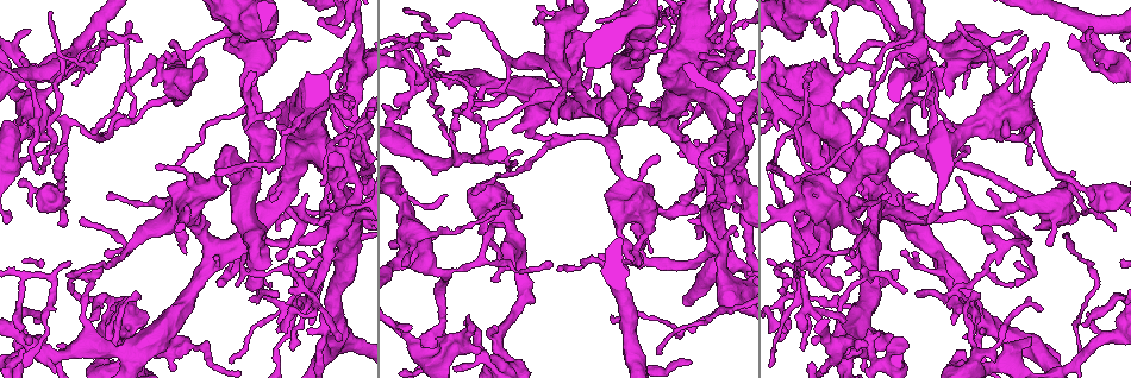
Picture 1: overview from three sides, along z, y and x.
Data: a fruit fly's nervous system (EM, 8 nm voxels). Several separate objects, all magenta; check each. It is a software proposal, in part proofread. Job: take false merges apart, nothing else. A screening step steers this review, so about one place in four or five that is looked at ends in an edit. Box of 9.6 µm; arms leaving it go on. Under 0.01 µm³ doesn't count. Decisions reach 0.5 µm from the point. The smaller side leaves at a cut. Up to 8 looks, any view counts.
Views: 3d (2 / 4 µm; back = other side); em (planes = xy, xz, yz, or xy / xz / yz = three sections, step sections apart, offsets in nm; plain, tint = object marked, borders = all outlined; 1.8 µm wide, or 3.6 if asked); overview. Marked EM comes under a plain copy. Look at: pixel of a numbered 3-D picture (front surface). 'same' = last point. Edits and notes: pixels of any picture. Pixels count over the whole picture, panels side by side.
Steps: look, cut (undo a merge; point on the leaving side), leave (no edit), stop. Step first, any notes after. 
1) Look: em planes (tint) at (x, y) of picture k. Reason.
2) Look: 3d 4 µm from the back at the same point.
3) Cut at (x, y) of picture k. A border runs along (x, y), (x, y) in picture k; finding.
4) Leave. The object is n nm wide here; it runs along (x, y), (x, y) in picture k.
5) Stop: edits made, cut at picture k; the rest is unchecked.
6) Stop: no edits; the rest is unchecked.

Look: 3d 2 µm at (907, 135) of picture 1. Four arms meet.

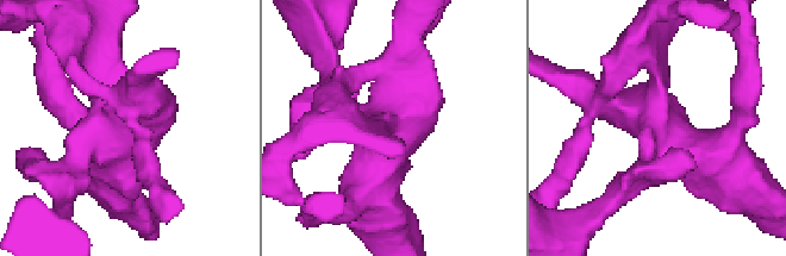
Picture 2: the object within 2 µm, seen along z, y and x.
Look: em planes (tint) at (651, 134) of picture 2.

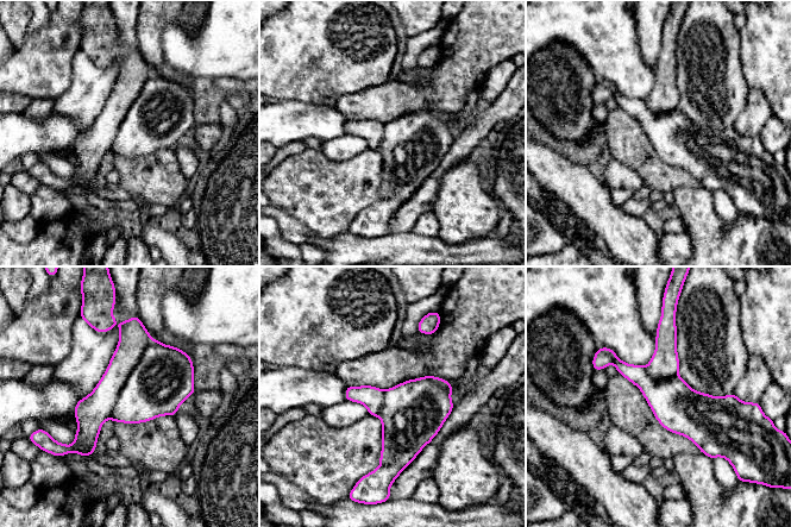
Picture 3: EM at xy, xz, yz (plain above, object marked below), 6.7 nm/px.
Cut at (163, 378) of picture 3. The object is 320 nm wide here; a border runs along (152, 339), (130, 374), (110, 418) in picture 3; a second neuron is stuck on.

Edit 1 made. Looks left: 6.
Look: 3d 2 µm at (971, 308) of picture 1.

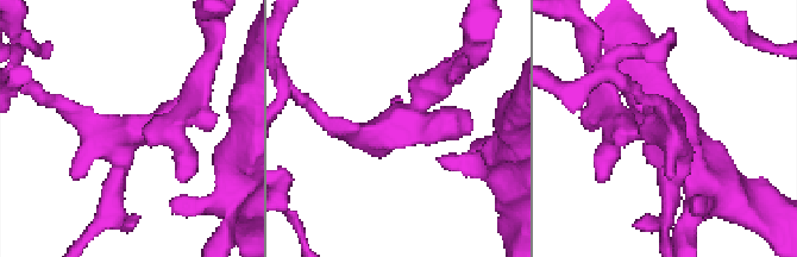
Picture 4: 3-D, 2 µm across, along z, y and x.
Look: em xz step 4 (tint) at (125, 132) of picture 4.

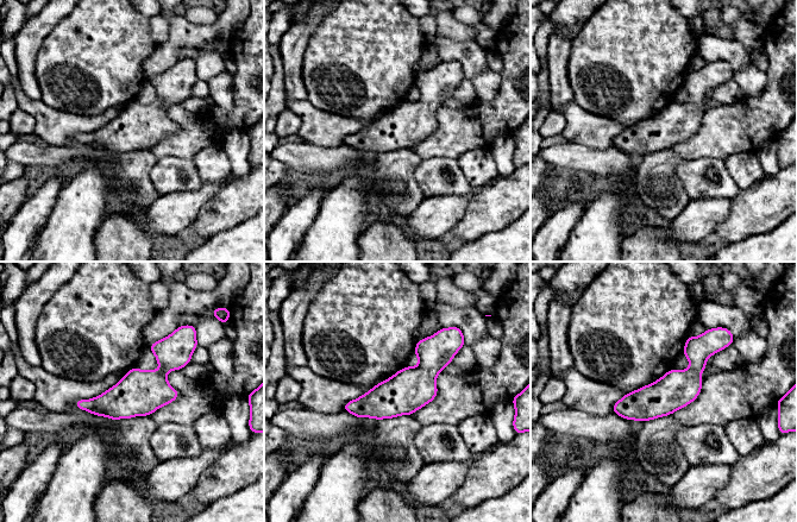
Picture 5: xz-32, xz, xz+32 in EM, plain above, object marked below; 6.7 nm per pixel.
Look: em planes (tint) at the same point.

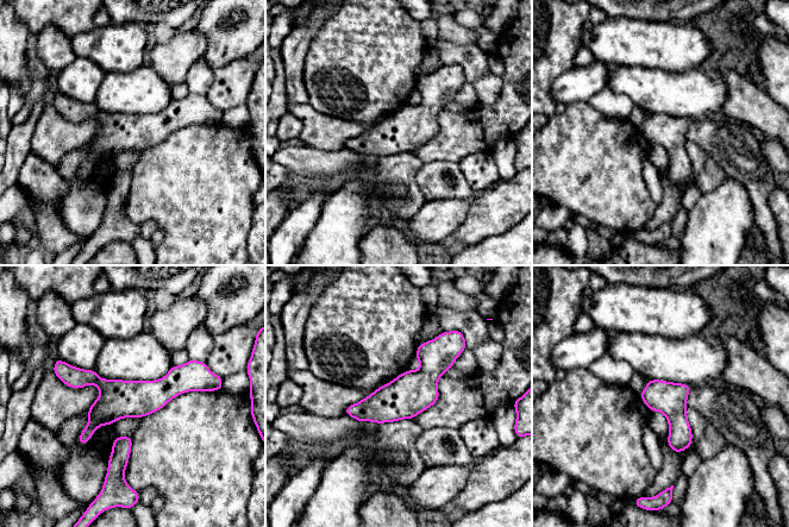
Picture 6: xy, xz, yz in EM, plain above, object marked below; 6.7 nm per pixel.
Leave. The object is 220 nm wide here; it runs along (64, 377), (112, 391), (202, 386) in picture 6; all the same neuron.

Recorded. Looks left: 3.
Stop: edits made, cut at picture 3; the rest is unchecked.

